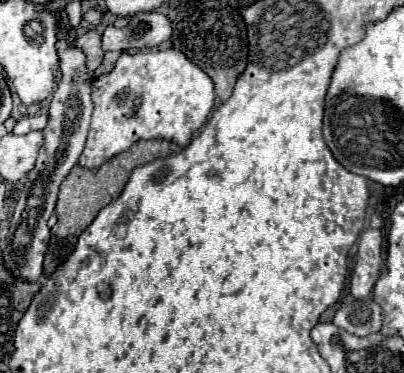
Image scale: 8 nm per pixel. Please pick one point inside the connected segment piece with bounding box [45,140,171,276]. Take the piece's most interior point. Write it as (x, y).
(84, 193)

